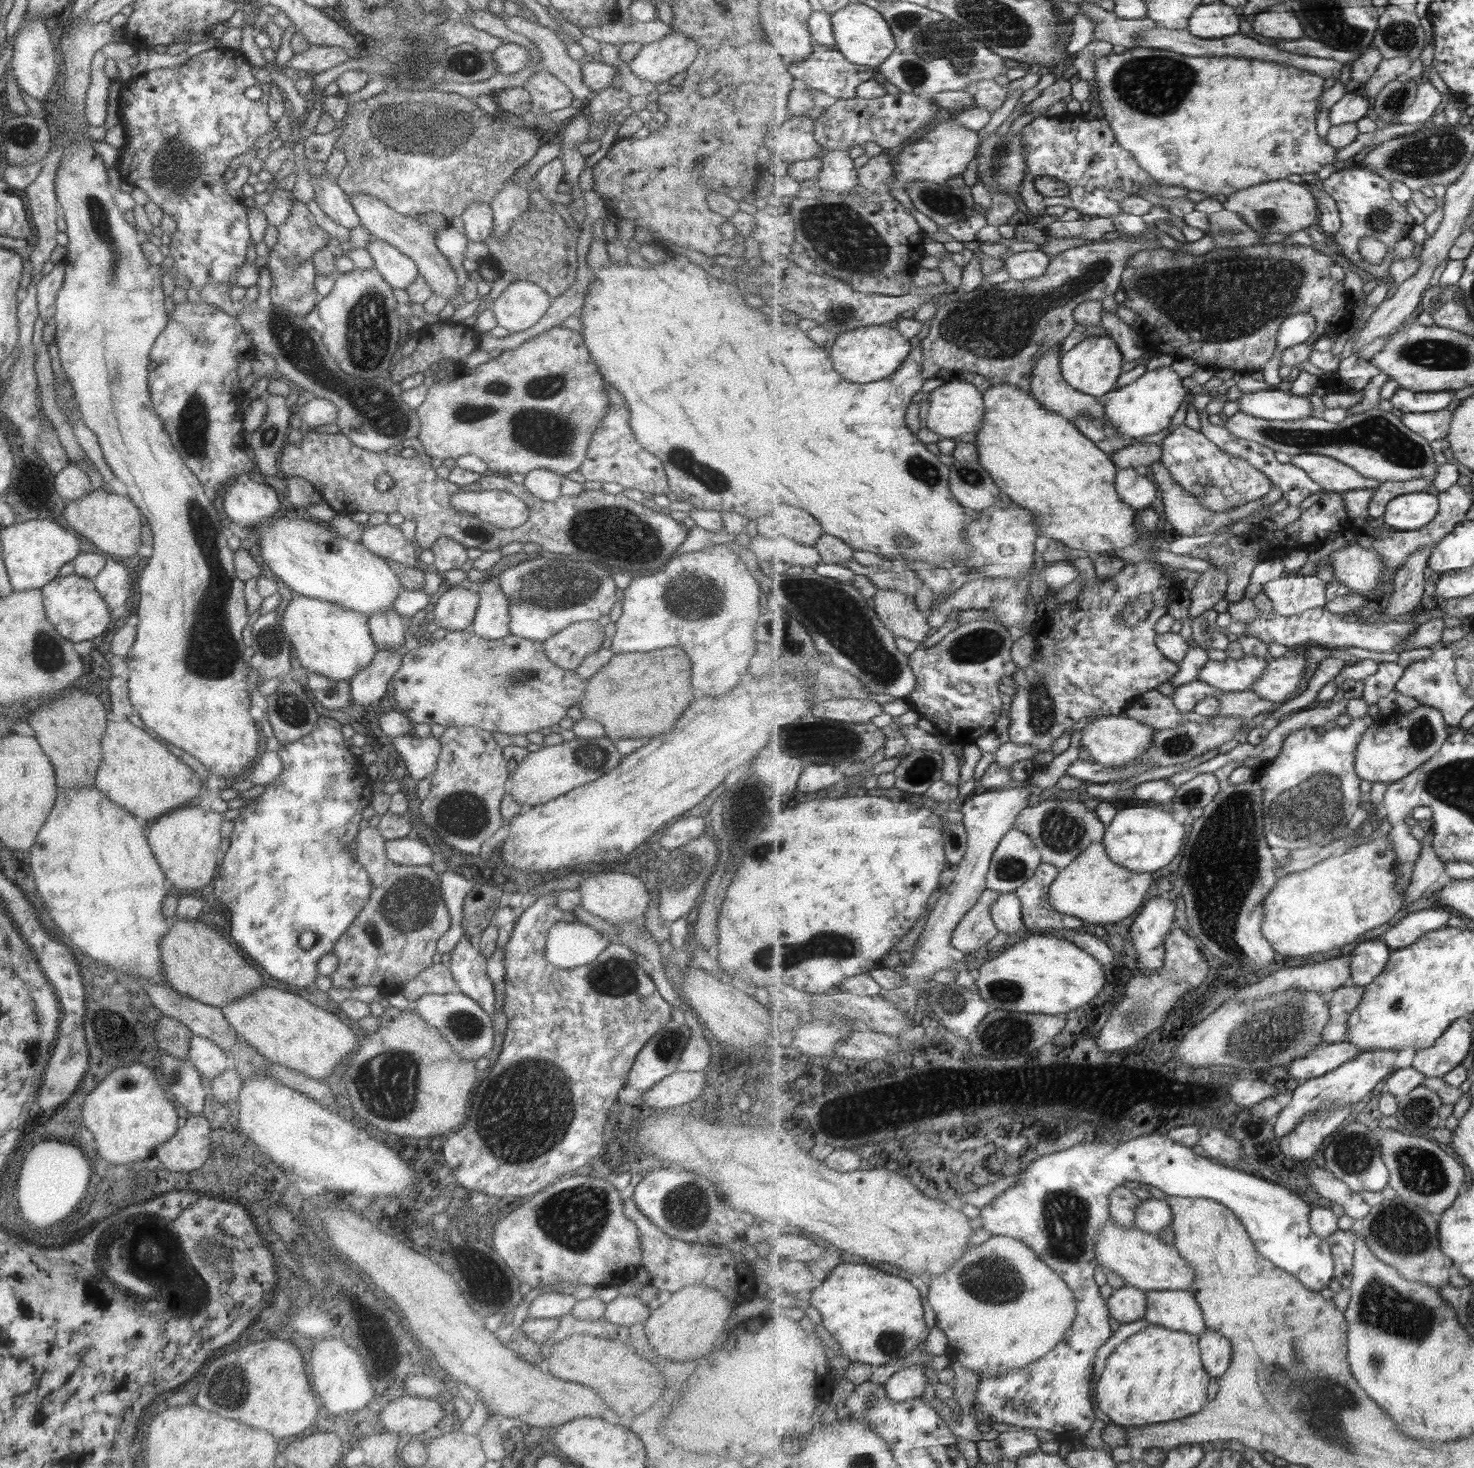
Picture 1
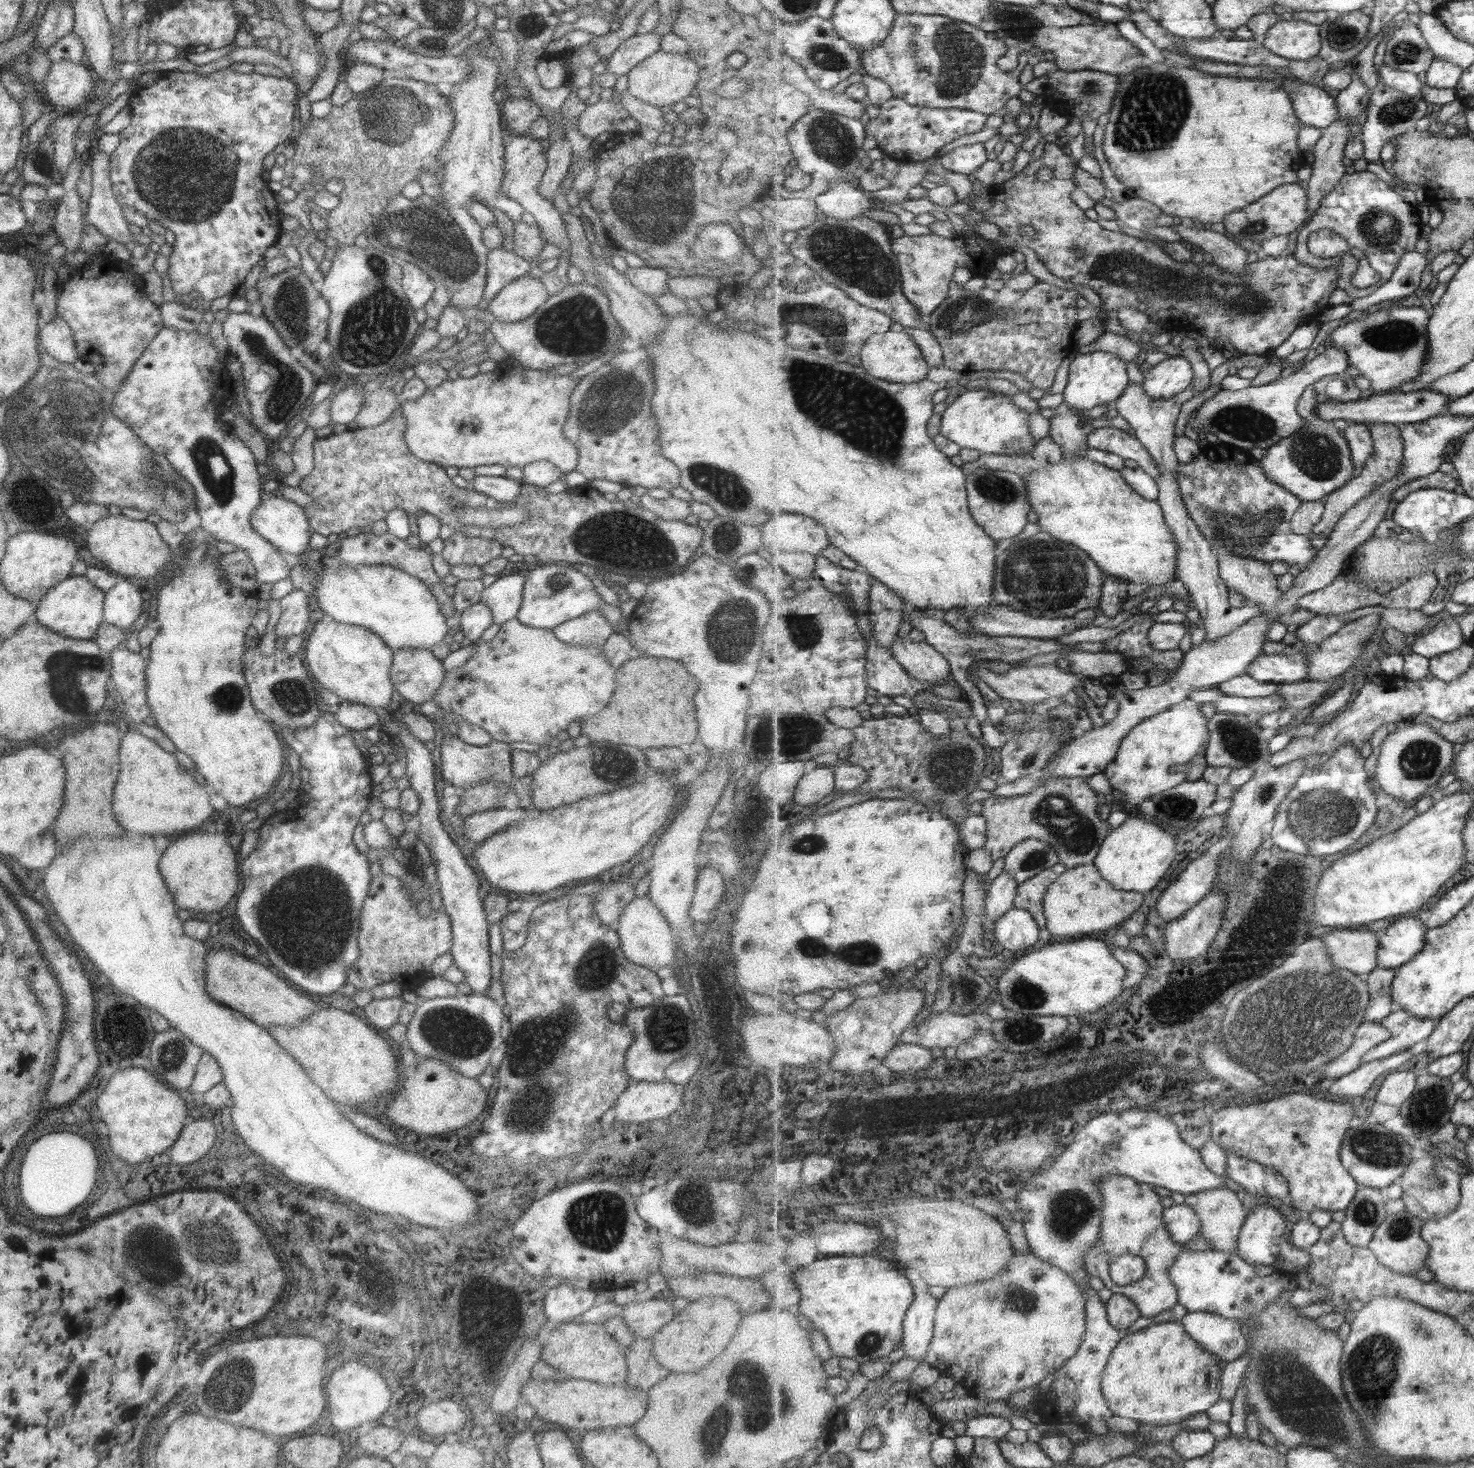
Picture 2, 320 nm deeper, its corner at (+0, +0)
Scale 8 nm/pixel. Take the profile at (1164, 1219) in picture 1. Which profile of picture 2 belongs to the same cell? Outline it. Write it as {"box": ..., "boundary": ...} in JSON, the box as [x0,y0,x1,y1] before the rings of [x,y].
{"box":[1164,1203,1202,1245],"boundary":[[[1173,1203],[1164,1212],[1165,1224],[1172,1237],[1182,1245],[1202,1232],[1202,1222],[1196,1210],[1187,1203]]]}

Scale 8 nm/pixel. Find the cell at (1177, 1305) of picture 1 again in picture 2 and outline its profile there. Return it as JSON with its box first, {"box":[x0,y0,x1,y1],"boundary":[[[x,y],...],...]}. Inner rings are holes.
{"box":[1084,1174,1185,1318],"boundary":[[[1120,1174],[1103,1176],[1098,1187],[1102,1197],[1101,1236],[1097,1246],[1084,1254],[1085,1268],[1089,1274],[1100,1278],[1114,1294],[1124,1294],[1136,1302],[1142,1316],[1153,1318],[1171,1310],[1179,1304],[1180,1294],[1170,1275],[1170,1268],[1185,1246],[1172,1237],[1165,1224],[1166,1208],[1161,1204],[1161,1196],[1155,1192],[1152,1184]],[[1123,1254],[1143,1257],[1146,1262],[1146,1275],[1132,1285],[1117,1285],[1111,1276],[1112,1258]]]}

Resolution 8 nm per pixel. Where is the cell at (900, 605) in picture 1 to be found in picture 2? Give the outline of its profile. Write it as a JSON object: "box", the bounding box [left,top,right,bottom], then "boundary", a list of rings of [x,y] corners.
{"box":[891,635,952,685],"boundary":[[[909,635],[902,639],[899,637],[891,651],[913,679],[929,685],[945,685],[952,676],[949,659],[927,640],[915,642]]]}

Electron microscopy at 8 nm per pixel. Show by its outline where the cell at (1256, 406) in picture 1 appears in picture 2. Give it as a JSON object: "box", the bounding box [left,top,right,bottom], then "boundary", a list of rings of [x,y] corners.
{"box":[1317,389,1451,426],"boundary":[[[1423,389],[1413,392],[1374,392],[1367,393],[1364,398],[1353,402],[1333,402],[1317,404],[1317,416],[1323,420],[1331,420],[1331,422],[1362,423],[1365,425],[1375,424],[1393,424],[1403,426],[1405,424],[1414,424],[1424,422],[1442,416],[1447,413],[1447,407],[1451,403],[1451,397],[1442,392],[1433,389]]]}

